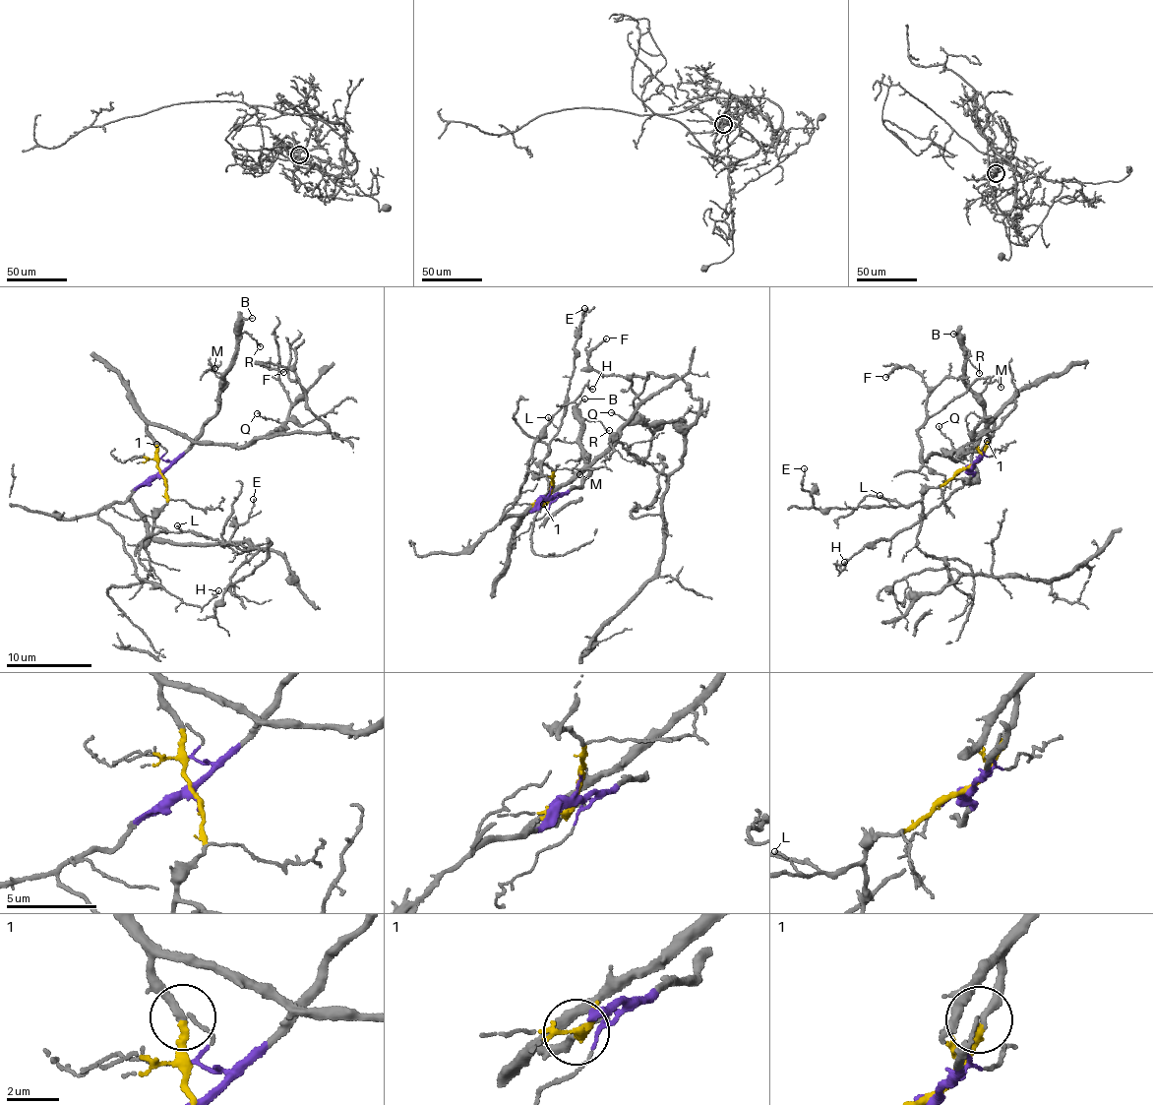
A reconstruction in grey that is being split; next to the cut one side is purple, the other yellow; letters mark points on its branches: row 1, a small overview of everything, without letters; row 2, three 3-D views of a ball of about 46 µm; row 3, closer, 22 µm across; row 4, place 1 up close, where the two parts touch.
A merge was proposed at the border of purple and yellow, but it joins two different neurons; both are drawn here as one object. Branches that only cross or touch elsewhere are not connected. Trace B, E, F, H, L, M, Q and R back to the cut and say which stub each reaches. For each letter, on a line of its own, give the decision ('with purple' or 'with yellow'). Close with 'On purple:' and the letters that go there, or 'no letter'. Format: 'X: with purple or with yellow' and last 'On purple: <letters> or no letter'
B: with purple
E: with yellow
F: with yellow
H: with purple
L: with yellow
M: with purple
Q: with yellow
R: with purple
On purple: B, H, M, R

